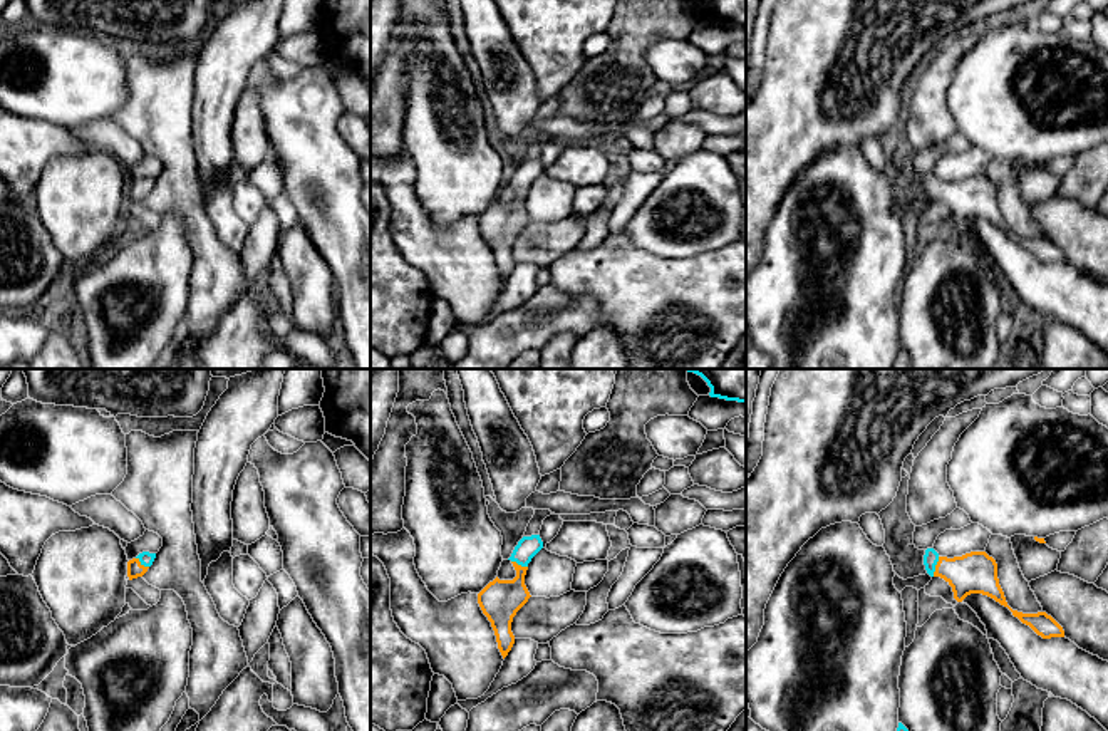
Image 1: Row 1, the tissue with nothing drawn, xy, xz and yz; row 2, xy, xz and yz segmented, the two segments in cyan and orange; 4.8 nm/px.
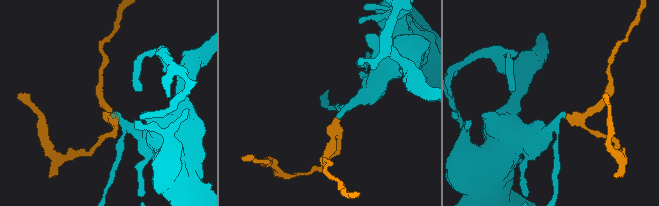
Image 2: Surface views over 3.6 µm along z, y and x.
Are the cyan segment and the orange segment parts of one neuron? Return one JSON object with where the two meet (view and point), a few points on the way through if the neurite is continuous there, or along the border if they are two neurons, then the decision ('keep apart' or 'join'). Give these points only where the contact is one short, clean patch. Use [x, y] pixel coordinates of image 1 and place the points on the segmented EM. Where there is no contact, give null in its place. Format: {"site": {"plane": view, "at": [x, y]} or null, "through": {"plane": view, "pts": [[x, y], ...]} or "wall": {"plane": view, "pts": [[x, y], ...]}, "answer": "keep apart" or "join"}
{"site": {"plane": "yz", "at": [934, 567]}, "through": {"plane": "yz", "pts": [[931, 557], [934, 567], [976, 572]]}, "answer": "join"}

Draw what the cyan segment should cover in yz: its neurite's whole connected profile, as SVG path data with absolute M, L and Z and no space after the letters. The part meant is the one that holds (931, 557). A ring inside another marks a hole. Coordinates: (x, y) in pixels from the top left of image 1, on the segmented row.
M927 548L924 565L930 577L940 577L952 587L957 602L971 594L982 594L1007 607L1014 617L1043 639L1064 637L1063 627L1046 612L1023 614L1007 605L997 578L997 563L986 552L947 558L940 557L934 548Z

